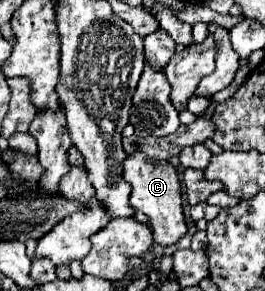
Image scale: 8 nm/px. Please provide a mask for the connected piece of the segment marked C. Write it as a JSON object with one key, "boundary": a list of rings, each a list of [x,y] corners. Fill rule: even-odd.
{"boundary":[[[145,154],[127,156],[123,162],[125,174],[123,178],[133,186],[131,192],[131,208],[135,212],[143,212],[149,218],[153,228],[155,244],[173,246],[187,234],[187,224],[183,216],[183,198],[181,198],[181,182],[177,170],[169,162],[151,162]]]}

